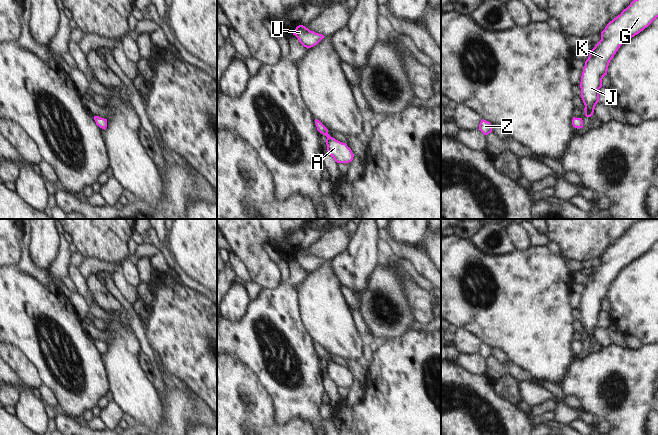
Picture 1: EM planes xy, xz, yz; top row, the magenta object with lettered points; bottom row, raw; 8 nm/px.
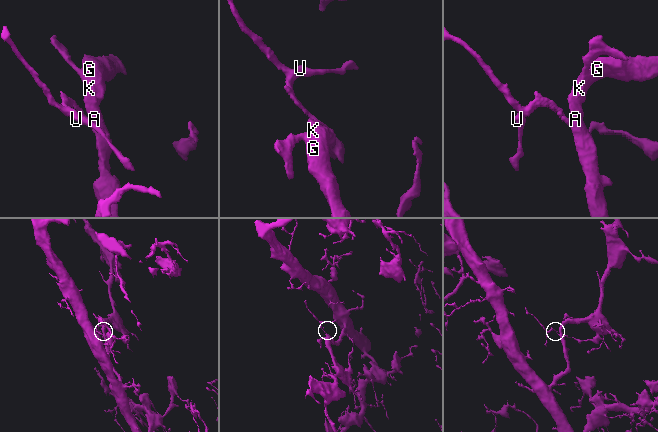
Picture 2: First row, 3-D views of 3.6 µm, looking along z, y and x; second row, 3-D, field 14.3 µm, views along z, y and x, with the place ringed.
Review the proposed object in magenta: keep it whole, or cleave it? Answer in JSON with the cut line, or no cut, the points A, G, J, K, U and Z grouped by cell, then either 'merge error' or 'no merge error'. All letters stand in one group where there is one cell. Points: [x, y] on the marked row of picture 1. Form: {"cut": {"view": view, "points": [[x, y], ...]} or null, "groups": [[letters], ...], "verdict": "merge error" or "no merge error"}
{"cut": null, "groups": [["A", "G", "J", "K", "U", "Z"]], "verdict": "no merge error"}

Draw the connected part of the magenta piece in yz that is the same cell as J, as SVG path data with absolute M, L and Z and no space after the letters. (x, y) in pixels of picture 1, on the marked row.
M633 0L620 15L610 21L601 32L601 40L589 52L589 57L585 61L580 88L581 98L585 105L585 116L591 117L596 104L599 102L599 89L603 86L602 79L607 75L610 61L620 48L629 39L639 34L647 28L658 17L658 0Z

